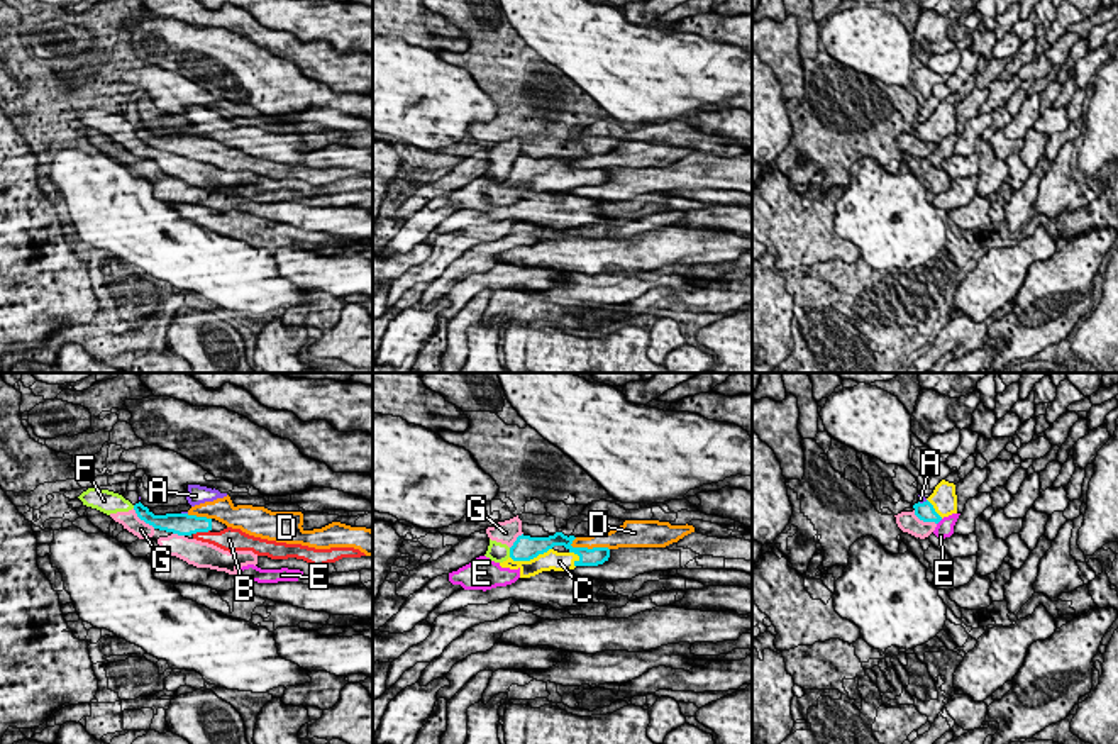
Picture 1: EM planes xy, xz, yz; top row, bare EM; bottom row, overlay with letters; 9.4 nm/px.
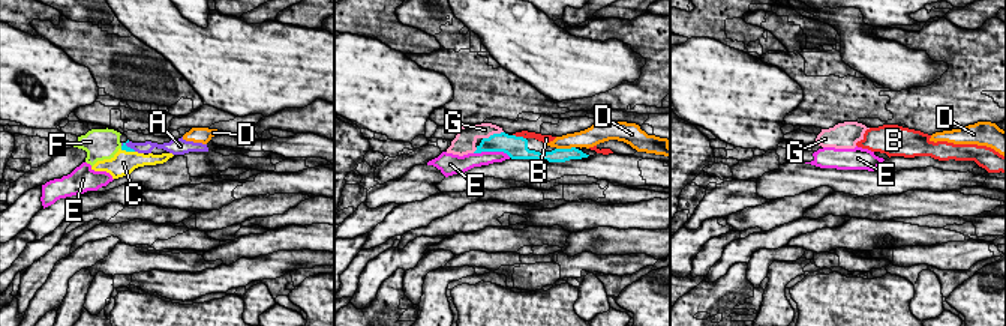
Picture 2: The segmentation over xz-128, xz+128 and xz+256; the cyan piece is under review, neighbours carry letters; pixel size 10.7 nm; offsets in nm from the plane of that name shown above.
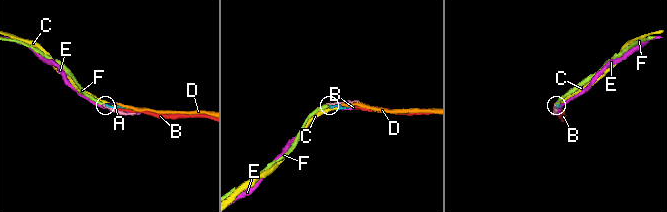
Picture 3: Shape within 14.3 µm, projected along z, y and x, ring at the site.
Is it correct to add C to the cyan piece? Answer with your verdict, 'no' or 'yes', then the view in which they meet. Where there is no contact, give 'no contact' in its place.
yes | xz

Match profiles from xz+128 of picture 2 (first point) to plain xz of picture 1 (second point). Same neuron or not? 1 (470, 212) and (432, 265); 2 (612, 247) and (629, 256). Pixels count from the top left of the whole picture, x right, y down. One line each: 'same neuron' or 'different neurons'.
1: different neurons
2: different neurons

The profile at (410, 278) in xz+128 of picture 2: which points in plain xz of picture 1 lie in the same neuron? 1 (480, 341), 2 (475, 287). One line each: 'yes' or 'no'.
1: no
2: no

